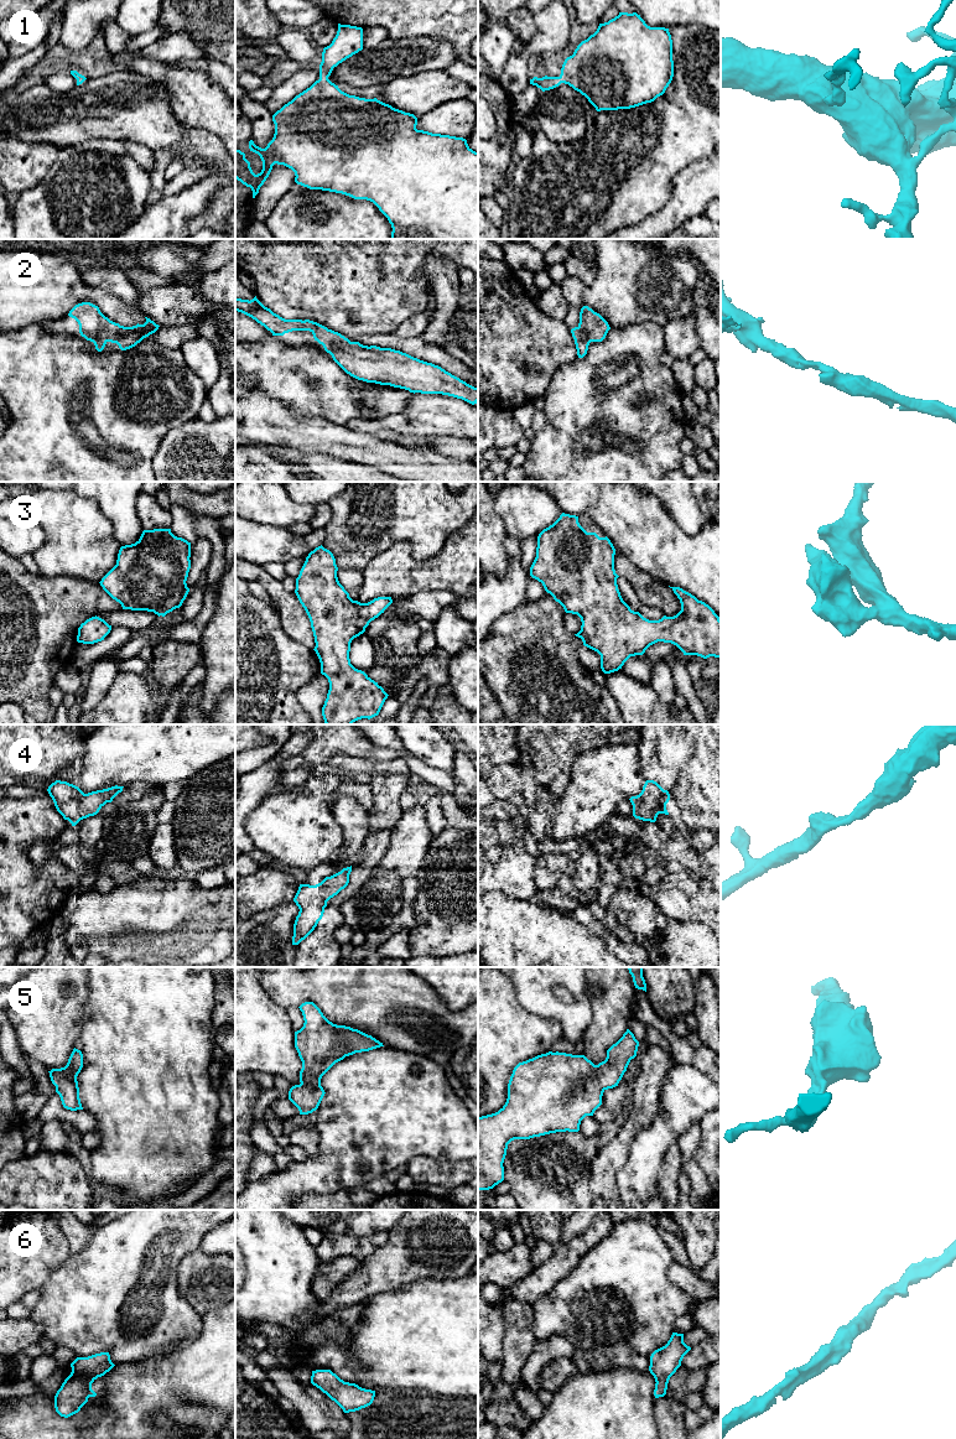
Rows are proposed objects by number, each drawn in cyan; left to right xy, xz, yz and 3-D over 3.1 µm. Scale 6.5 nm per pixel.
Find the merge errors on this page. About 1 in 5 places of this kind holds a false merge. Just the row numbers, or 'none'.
none

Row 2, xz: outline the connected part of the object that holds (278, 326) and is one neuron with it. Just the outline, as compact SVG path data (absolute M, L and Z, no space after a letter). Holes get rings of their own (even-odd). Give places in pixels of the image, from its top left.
M256 296L253 300L235 298L235 311L241 312L264 326L272 336L284 336L292 331L310 331L315 341L323 346L333 360L350 376L367 383L390 385L421 394L442 394L462 399L472 405L478 402L478 388L474 388L459 378L452 375L438 365L414 358L400 350L380 348L376 346L363 346L359 342L350 342L338 332L310 321L310 320L285 320L265 307Z

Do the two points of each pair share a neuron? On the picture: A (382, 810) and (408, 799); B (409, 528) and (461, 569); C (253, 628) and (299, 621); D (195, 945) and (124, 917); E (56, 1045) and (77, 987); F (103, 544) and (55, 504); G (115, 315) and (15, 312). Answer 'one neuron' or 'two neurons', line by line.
A: two neurons
B: two neurons
C: two neurons
D: one neuron
E: one neuron
F: one neuron
G: one neuron

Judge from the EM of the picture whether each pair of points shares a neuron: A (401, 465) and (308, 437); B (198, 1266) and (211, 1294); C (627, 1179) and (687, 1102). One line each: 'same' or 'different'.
A: same
B: same
C: same

